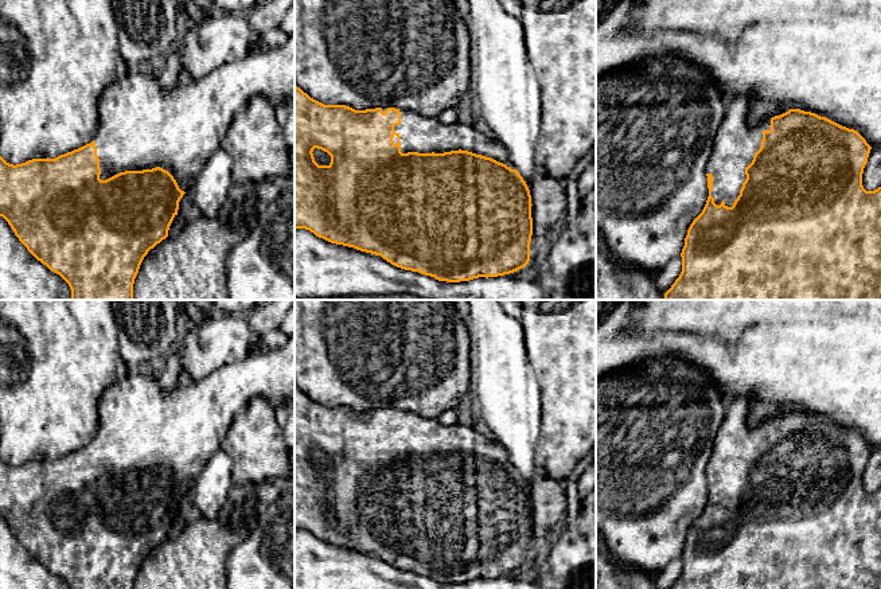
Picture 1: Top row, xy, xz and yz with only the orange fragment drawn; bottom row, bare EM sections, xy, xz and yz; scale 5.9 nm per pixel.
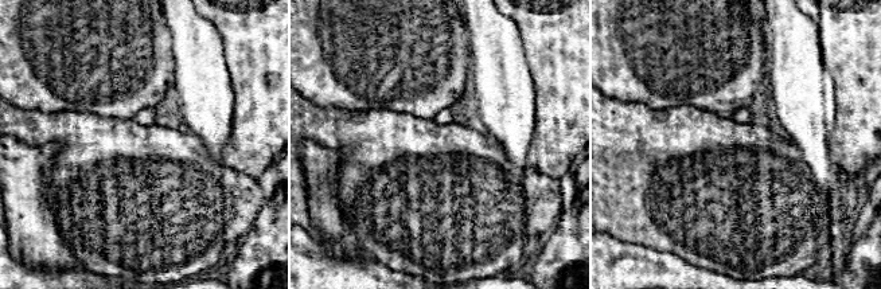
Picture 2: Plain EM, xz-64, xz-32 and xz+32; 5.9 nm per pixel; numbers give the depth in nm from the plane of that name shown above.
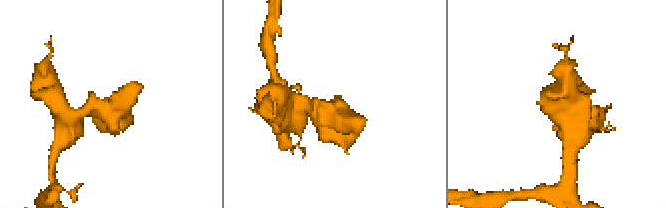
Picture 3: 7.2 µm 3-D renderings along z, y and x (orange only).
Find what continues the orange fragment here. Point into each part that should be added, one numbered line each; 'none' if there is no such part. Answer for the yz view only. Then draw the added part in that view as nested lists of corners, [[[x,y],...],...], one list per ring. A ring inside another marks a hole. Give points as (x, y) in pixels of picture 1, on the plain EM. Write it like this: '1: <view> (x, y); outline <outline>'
1: yz (736, 443); outline [[[746,397],[728,401],[725,417],[717,432],[713,453],[706,467],[706,475],[713,476],[710,496],[717,507],[722,502],[725,507],[733,507],[746,480],[745,469],[761,448],[763,433],[771,432],[771,420],[751,428],[748,416],[749,399]]]

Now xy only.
1: xy (141, 426); outline [[[289,335],[282,347],[250,354],[184,386],[163,389],[157,372],[149,367],[125,370],[101,394],[98,428],[87,444],[95,444],[100,480],[160,468],[174,477],[182,492],[191,494],[204,464],[221,449],[233,420],[254,398],[264,398],[273,407],[295,402],[295,335]]]

